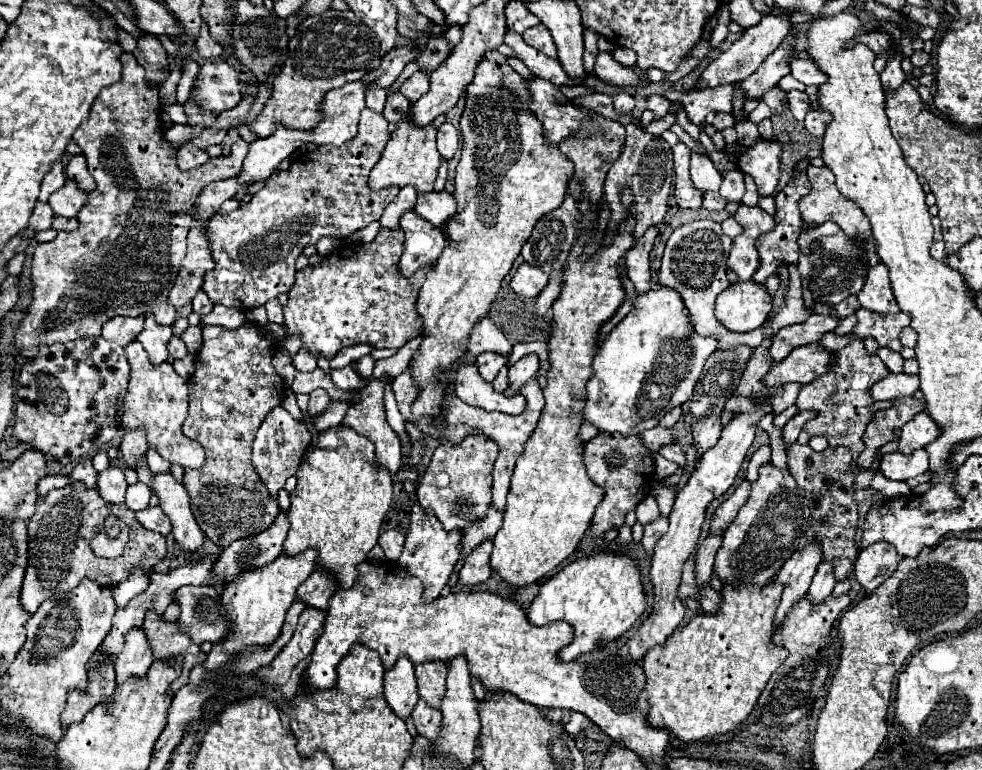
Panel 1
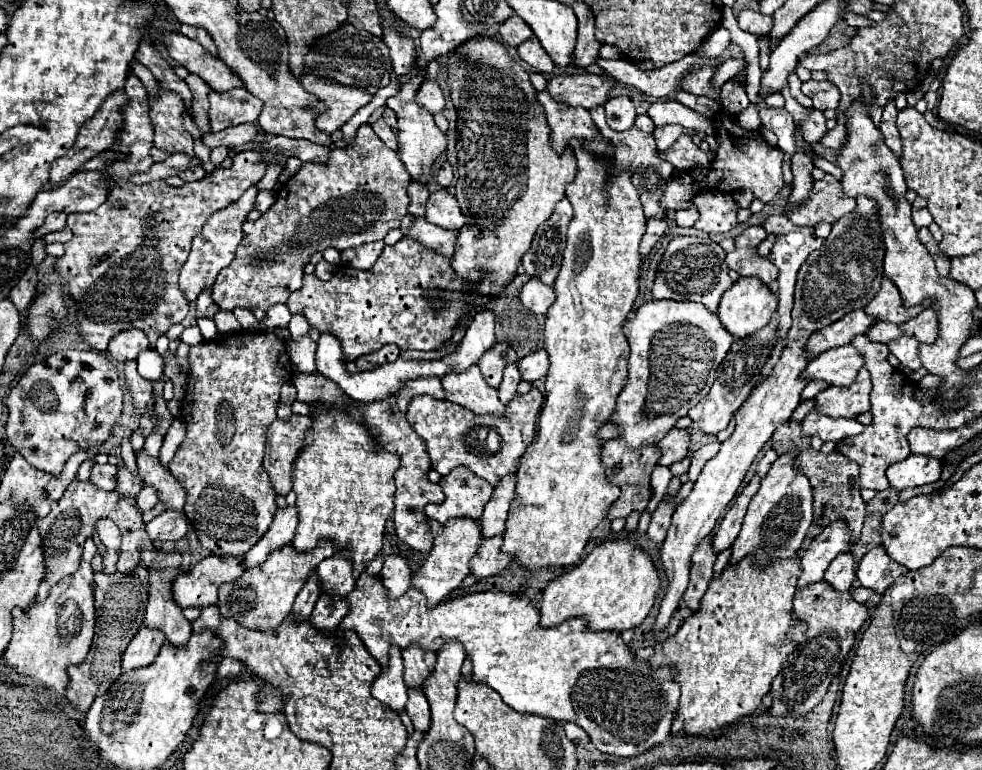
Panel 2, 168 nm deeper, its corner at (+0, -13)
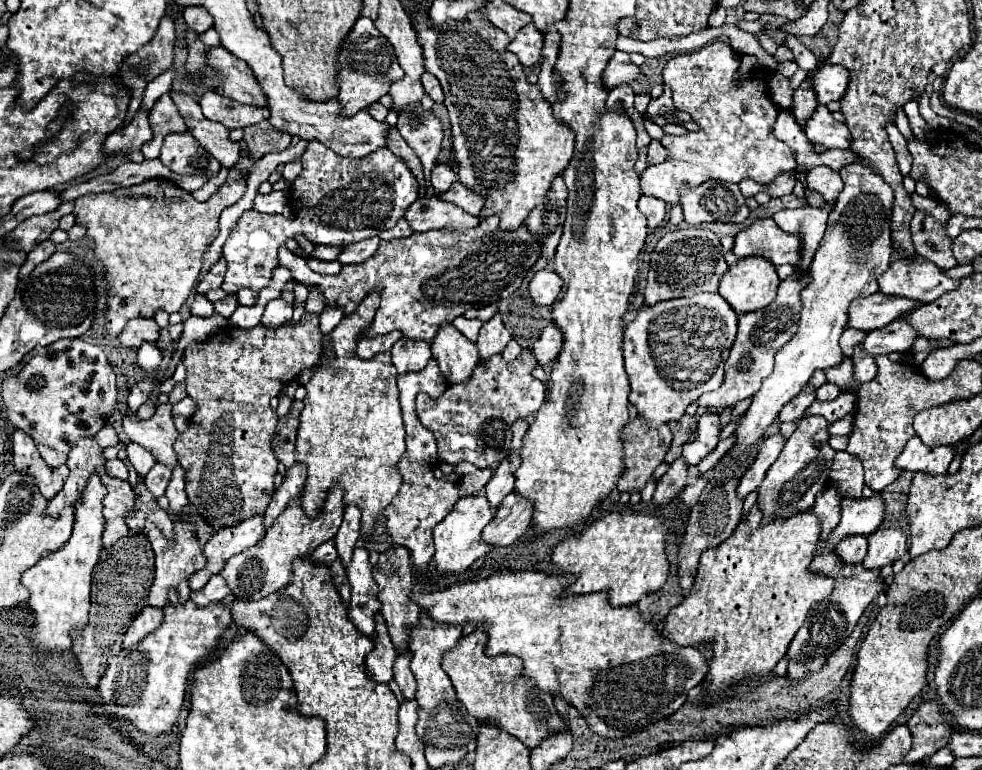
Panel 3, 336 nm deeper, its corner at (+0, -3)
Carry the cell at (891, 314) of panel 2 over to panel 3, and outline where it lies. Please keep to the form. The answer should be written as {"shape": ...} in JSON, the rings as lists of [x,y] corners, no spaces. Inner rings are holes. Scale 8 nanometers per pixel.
{"shape":[[[923,257],[895,259],[877,281],[881,293],[915,299],[919,303],[931,303],[959,287],[959,281],[947,277],[937,265]]]}

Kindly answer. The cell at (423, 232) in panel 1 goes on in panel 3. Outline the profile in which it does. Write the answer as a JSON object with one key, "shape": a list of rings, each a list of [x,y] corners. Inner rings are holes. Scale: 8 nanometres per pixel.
{"shape":[[[433,197],[417,199],[409,209],[405,219],[415,231],[431,231],[431,229],[443,229],[443,227],[477,227],[479,219],[465,213],[457,205]]]}

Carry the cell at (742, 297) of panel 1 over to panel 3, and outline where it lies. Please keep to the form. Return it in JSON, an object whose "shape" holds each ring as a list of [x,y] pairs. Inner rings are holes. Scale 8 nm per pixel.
{"shape":[[[753,255],[739,259],[727,269],[719,283],[719,293],[739,315],[743,315],[767,307],[775,299],[777,287],[779,277],[773,263]]]}

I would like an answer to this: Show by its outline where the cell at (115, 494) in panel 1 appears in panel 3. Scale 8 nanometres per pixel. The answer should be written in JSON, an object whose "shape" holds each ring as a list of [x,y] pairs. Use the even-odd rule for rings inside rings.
{"shape":[[[129,443],[125,451],[127,451],[129,463],[135,467],[135,471],[141,477],[145,477],[149,473],[149,469],[155,465],[155,459],[153,459],[151,451],[145,449],[145,447],[141,447],[141,445],[137,445],[137,443]]]}

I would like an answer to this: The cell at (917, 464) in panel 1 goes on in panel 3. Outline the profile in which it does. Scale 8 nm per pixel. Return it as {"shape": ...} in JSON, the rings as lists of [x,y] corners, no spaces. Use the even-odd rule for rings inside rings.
{"shape":[[[911,437],[897,457],[895,465],[899,469],[909,469],[909,471],[929,471],[931,475],[943,475],[949,469],[949,463],[953,461],[953,445],[923,445],[919,437]]]}

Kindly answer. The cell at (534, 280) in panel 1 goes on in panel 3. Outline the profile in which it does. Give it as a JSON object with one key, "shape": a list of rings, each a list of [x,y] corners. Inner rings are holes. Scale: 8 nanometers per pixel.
{"shape":[[[543,269],[531,279],[529,293],[537,305],[551,305],[557,299],[561,287],[563,287],[563,279],[555,271]]]}

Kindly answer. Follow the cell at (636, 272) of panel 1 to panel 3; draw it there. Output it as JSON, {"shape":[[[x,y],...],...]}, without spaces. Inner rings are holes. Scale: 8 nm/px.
{"shape":[[[641,195],[641,199],[639,199],[639,211],[647,217],[649,229],[653,231],[657,225],[663,223],[665,213],[667,213],[667,205],[661,199],[653,199],[653,197]]]}

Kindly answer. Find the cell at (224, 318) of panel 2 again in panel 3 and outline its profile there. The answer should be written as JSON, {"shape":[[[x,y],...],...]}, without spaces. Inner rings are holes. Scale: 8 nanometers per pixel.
{"shape":[[[227,295],[225,299],[221,299],[221,301],[215,301],[215,311],[219,313],[219,315],[223,315],[223,317],[231,317],[233,315],[233,311],[239,307],[239,303],[237,303],[237,295]]]}

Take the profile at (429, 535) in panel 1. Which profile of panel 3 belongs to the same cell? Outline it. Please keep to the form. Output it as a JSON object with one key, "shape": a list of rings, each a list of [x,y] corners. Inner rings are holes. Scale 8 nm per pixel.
{"shape":[[[465,497],[459,499],[453,507],[453,511],[433,529],[433,539],[435,539],[435,563],[441,573],[459,573],[465,571],[475,559],[485,557],[493,547],[481,539],[481,531],[485,525],[495,517],[495,511],[489,507],[485,497]]]}

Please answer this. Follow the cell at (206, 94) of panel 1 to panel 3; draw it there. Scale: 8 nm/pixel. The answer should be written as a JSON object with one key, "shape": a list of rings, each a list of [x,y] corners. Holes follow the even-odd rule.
{"shape":[[[207,91],[201,99],[201,109],[203,115],[211,121],[217,121],[225,125],[227,129],[245,129],[249,125],[255,125],[263,119],[269,119],[269,109],[267,107],[251,107],[251,105],[241,105],[229,97],[223,97],[215,91]]]}

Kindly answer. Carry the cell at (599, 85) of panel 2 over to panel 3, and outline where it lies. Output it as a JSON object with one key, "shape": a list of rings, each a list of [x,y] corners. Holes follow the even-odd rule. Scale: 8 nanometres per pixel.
{"shape":[[[617,51],[615,53],[615,57],[609,61],[609,65],[607,65],[607,69],[605,69],[605,87],[607,89],[613,89],[615,85],[621,85],[621,83],[631,83],[631,81],[635,81],[637,79],[637,75],[639,75],[639,67],[635,65],[635,63],[631,63],[631,59],[629,59],[629,55],[627,53],[621,53],[621,51]]]}

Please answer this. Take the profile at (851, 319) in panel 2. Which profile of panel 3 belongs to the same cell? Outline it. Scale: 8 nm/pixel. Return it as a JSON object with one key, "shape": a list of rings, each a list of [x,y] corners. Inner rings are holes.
{"shape":[[[873,293],[863,299],[855,299],[849,307],[849,327],[865,333],[885,327],[887,323],[911,313],[919,303],[911,299],[889,299],[889,295]]]}

